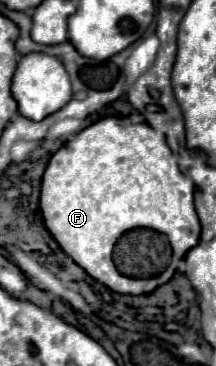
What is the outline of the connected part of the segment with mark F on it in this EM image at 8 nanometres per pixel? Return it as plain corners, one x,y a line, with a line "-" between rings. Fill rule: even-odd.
104,117
104,119
96,121
94,125
86,127
84,131
80,131
78,135
74,135
68,143
64,143
50,157
48,167
44,171
40,209
44,215
44,223
46,223
48,231
52,233
52,237
58,241
58,245
90,277
94,277
96,281
104,283
108,289
122,293
122,295
150,293
160,285
154,277
152,279
132,279
132,277
142,275
142,265
148,275
150,255
154,255
152,251
160,251
160,249
148,249
148,231
146,229
160,231
168,237
170,245
172,245
172,263
178,263
180,259
184,258
186,251
192,249
200,239
200,221
198,221
198,215
194,209
194,183
180,173
176,157
172,155
164,133
146,125
146,119
138,125
134,125
128,117

